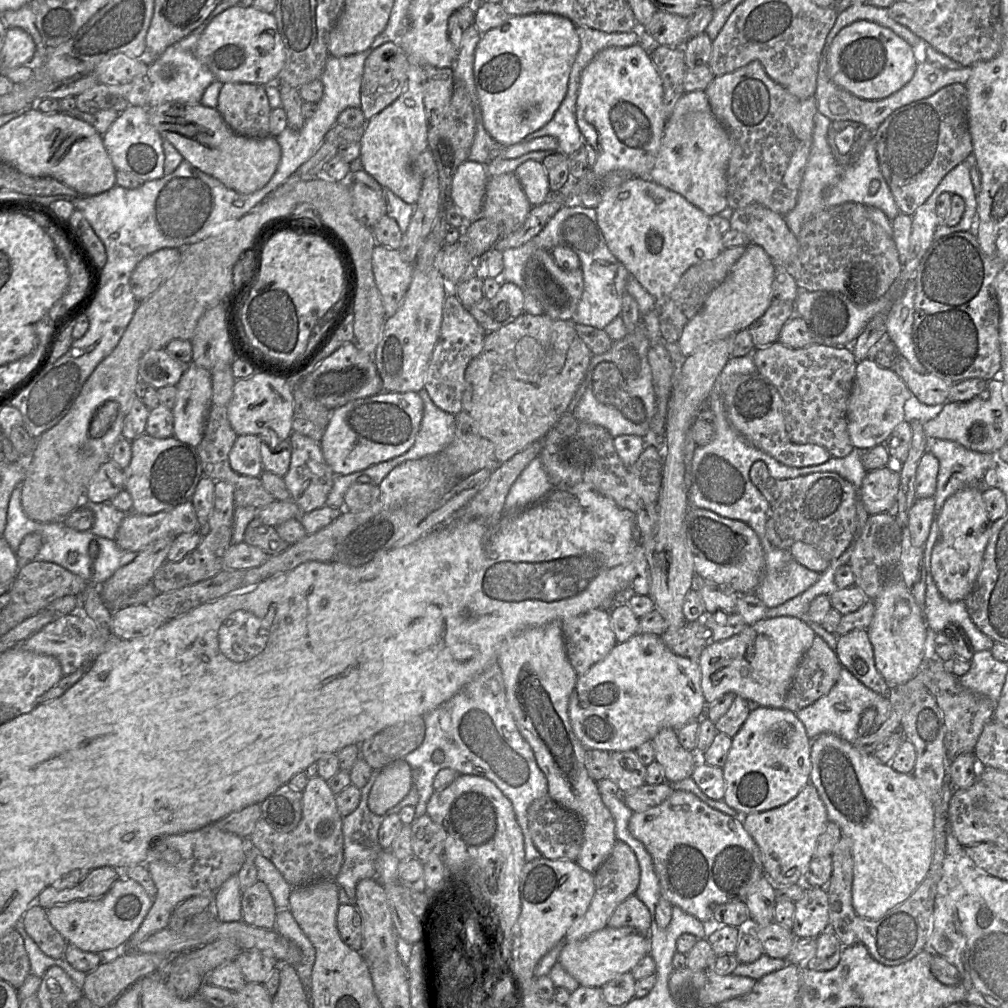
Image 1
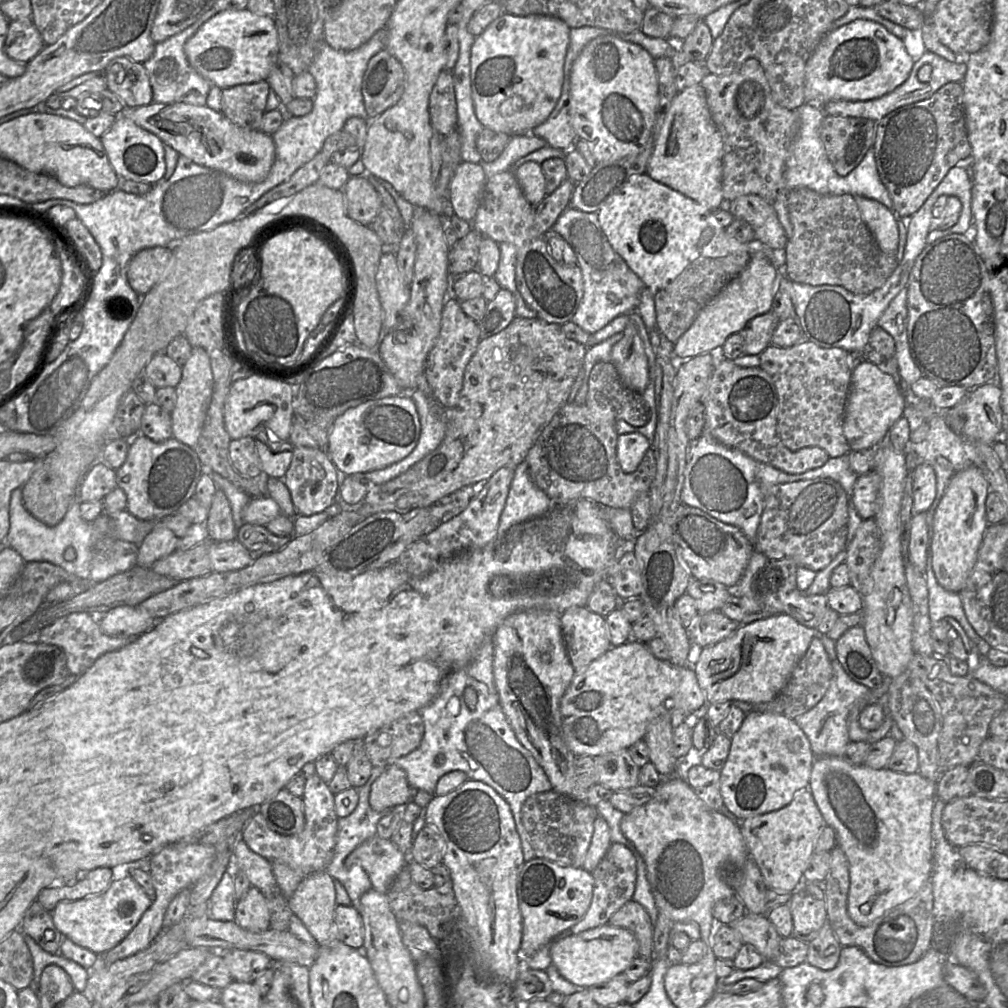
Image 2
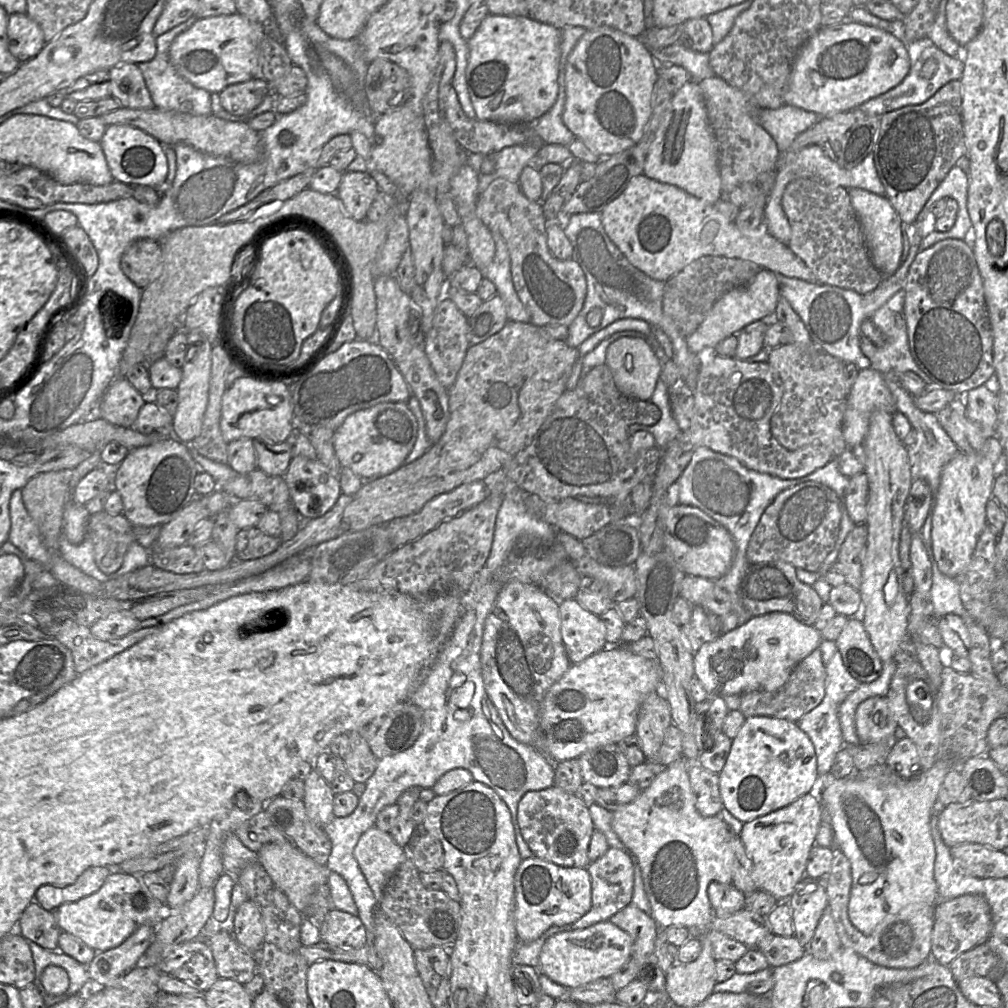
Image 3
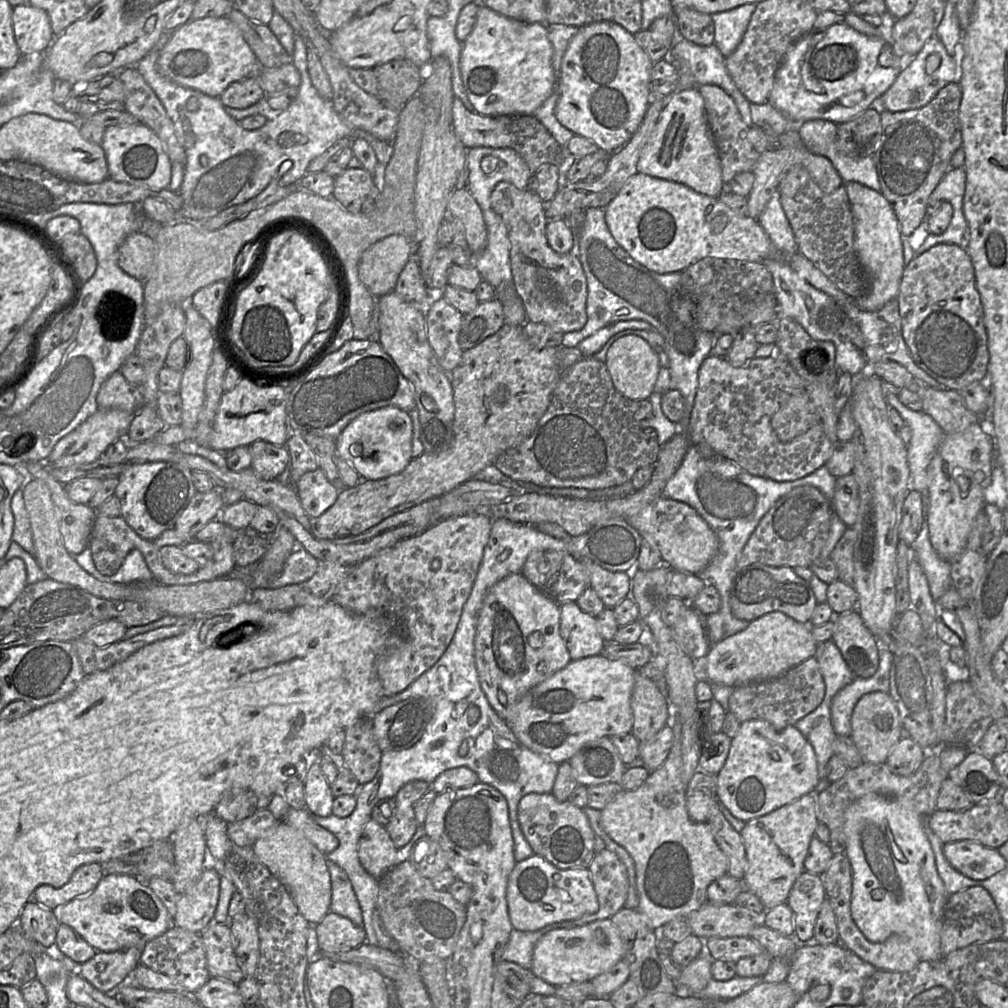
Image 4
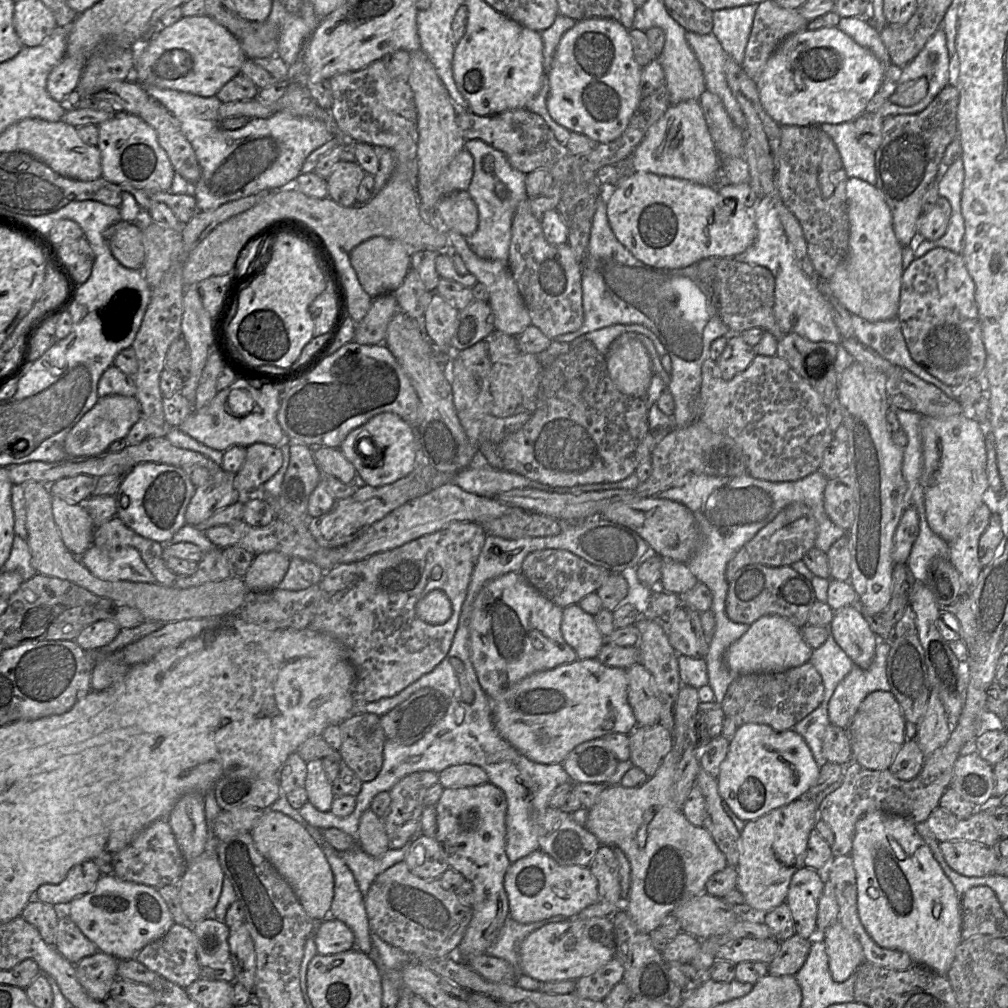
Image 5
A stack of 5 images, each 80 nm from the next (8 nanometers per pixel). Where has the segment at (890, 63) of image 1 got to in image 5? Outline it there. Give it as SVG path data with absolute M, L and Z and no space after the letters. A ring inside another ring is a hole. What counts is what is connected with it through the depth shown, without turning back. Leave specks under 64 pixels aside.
M838 27L802 30L788 36L756 83L761 104L780 125L808 126L853 121L866 110L885 79L885 66Z

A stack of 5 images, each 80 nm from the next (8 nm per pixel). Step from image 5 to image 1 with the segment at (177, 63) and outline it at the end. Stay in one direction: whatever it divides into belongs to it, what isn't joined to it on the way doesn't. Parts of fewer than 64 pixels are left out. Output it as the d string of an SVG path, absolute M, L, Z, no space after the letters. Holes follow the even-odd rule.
M233 6L216 16L201 35L196 54L222 83L275 83L282 71L285 48L273 13L252 6Z

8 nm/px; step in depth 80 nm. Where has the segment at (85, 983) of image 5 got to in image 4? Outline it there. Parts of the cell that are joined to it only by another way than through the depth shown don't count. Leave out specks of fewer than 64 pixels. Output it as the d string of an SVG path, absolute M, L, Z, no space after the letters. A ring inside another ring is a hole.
M130 947L114 952L99 952L88 961L78 965L77 972L98 990L113 994L122 984L127 982L129 973L140 964L139 958L142 947Z

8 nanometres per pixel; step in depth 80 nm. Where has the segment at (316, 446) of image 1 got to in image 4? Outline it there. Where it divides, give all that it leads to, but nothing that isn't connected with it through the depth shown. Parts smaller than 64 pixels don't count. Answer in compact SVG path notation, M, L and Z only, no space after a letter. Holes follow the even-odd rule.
M320 467L302 475L294 489L309 518L322 515L335 503L339 494Z

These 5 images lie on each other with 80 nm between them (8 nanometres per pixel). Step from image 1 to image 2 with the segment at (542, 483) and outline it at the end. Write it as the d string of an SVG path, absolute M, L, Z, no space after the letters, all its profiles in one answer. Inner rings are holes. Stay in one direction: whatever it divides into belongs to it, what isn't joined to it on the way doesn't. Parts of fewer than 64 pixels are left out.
M521 462L514 471L500 515L497 537L518 523L547 514L552 506L552 500L532 482L527 463Z

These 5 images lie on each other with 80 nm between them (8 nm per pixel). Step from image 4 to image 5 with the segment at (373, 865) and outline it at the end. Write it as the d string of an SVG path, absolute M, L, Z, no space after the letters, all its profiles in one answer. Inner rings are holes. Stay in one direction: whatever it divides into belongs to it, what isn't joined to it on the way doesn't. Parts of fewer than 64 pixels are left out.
M370 808L360 818L358 844L366 854L373 857L378 857L390 849L382 819Z

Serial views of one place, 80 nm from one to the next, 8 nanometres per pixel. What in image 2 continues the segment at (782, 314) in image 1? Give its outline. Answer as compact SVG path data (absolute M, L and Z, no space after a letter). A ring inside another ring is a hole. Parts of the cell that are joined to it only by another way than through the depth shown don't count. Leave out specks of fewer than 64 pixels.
M772 310L751 319L740 331L744 337L744 354L760 355L771 344L779 322Z

